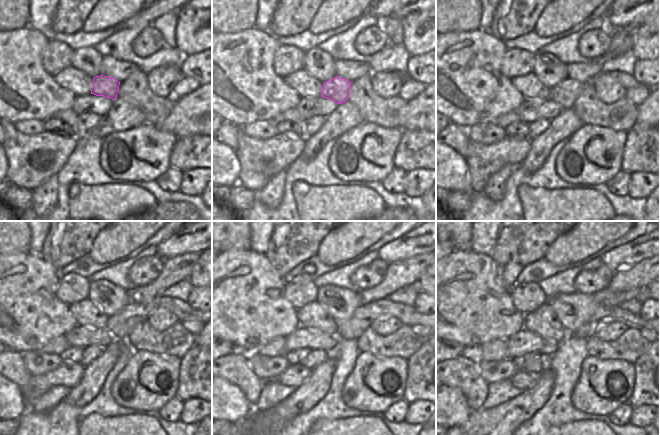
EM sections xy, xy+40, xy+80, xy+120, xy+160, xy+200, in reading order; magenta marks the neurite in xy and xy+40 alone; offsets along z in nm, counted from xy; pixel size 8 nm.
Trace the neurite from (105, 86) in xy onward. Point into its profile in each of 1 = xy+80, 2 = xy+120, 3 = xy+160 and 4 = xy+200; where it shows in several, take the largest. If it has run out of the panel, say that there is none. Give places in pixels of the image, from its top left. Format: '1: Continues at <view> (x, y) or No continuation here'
1: Continues at xy+80 (565, 93)
2: Continues at xy+120 (120, 325)
3: Continues at xy+160 (352, 328)
4: Continues at xy+200 (604, 313).

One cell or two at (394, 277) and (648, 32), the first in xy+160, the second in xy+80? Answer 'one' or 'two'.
two

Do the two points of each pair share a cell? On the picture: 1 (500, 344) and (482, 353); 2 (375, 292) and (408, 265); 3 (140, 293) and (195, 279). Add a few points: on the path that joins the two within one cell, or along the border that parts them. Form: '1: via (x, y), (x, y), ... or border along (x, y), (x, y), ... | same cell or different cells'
1: via (496, 348), (491, 352), (486, 352) | same cell
2: via (383, 290), (400, 273) | same cell
3: border along (198, 257), (188, 279) | different cells

